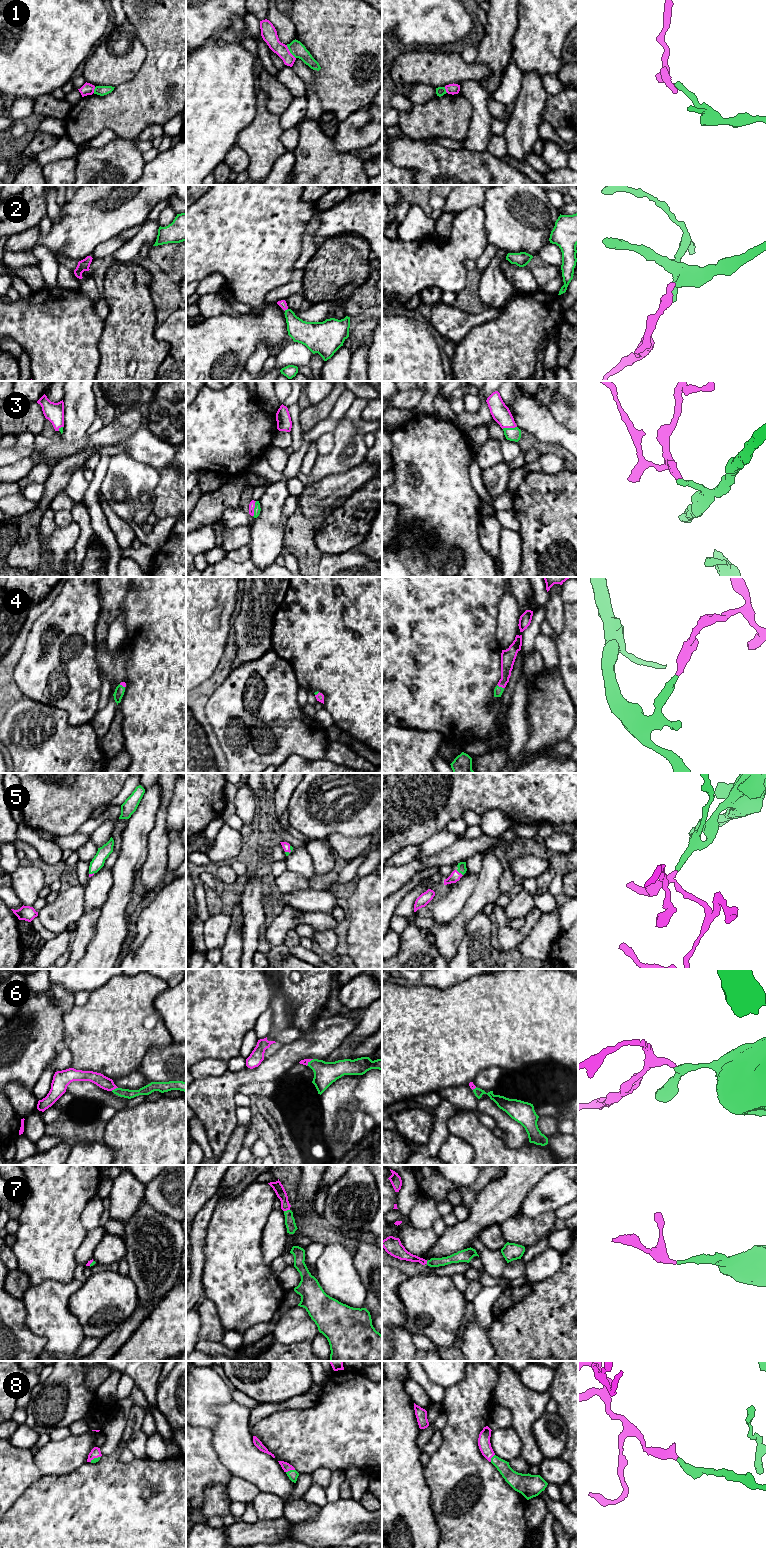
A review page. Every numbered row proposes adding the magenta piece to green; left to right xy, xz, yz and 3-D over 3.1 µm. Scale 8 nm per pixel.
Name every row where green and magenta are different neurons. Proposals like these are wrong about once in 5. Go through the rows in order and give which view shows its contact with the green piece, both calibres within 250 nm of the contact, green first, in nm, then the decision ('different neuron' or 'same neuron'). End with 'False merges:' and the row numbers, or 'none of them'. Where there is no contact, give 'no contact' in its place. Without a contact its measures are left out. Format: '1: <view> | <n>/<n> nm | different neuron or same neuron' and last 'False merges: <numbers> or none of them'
1: xz | 120/130 nm | different neuron
2: xz | 190/60 nm | same neuron
3: xz | 60/50 nm | same neuron
4: yz | 70/120 nm | same neuron
5: yz | 70/90 nm | same neuron
6: xy | 80/100 nm | same neuron
7: xz | 80/80 nm | same neuron
8: xz | 80/70 nm | same neuron
False merges: 1

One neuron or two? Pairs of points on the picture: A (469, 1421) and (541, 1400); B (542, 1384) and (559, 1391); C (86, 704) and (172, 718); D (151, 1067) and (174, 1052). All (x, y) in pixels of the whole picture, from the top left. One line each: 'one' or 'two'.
A: two
B: two
C: two
D: one

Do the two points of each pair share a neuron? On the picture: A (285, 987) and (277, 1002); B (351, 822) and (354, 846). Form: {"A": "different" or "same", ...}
{"A": "different", "B": "different"}

